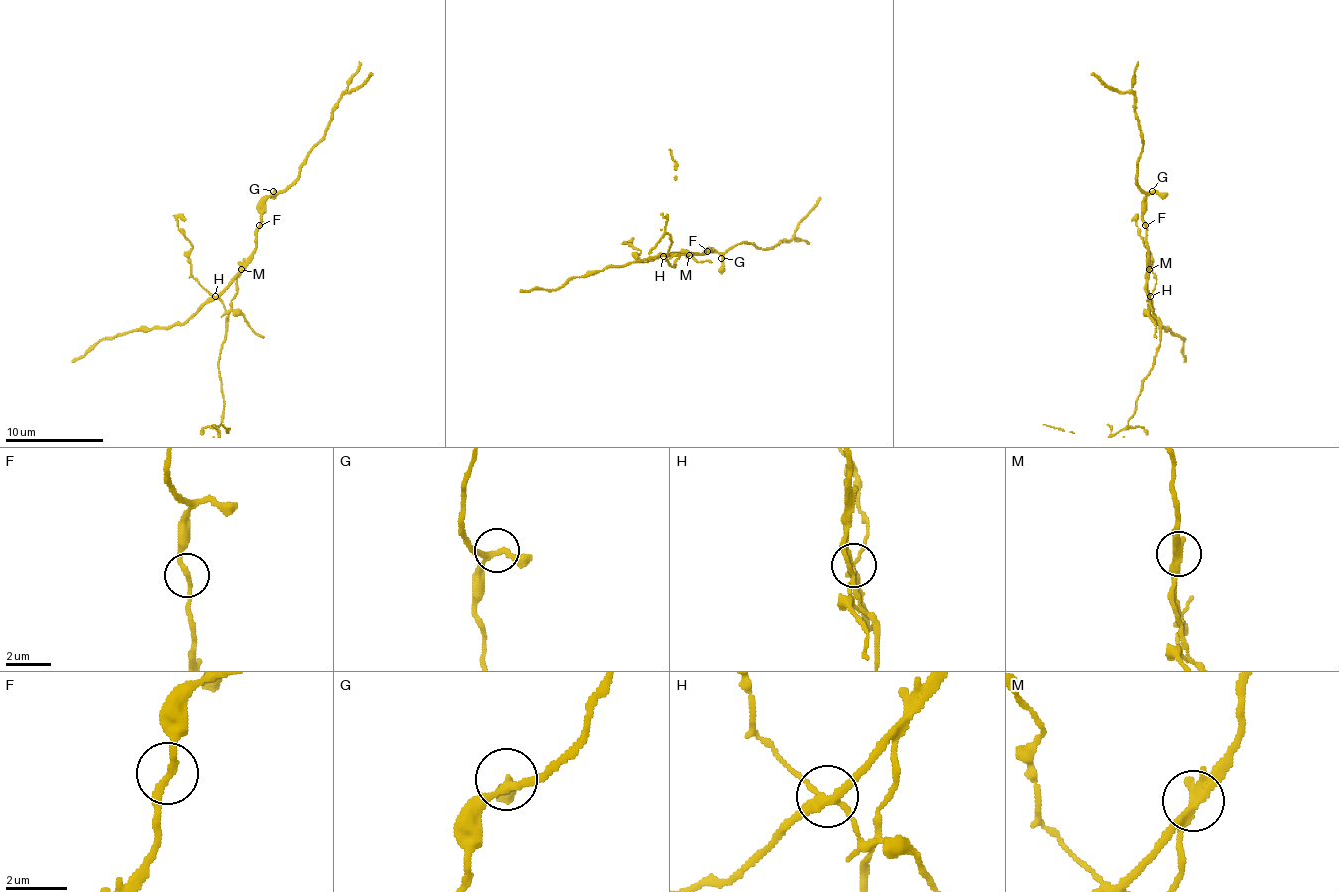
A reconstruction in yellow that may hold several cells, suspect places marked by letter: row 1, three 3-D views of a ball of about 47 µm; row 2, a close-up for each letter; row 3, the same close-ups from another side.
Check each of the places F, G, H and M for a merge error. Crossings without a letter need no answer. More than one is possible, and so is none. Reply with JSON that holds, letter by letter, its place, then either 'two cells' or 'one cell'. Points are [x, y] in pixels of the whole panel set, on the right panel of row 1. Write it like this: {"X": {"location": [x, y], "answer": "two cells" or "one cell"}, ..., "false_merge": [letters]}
{"F": {"location": [1145, 225], "answer": "one cell"}, "G": {"location": [1152, 191], "answer": "one cell"}, "H": {"location": [1150, 296], "answer": "two cells"}, "M": {"location": [1149, 269], "answer": "two cells"}, "false_merge": ["H", "M"]}

